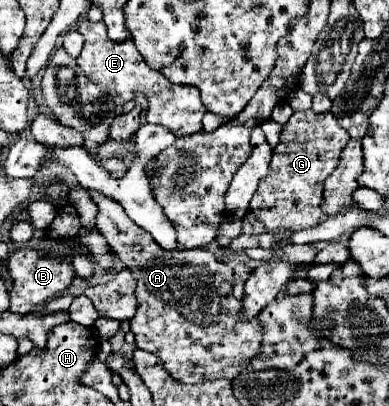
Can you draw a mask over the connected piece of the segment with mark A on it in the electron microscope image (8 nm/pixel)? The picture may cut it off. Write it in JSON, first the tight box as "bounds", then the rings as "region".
{"bounds":[88,190,264,384],"region":[[[96,190],[88,192],[98,206],[98,232],[108,240],[108,246],[116,252],[116,256],[126,264],[126,268],[130,268],[132,276],[136,278],[138,308],[134,318],[130,320],[130,330],[136,336],[136,346],[140,350],[156,354],[162,360],[164,368],[170,372],[170,376],[184,384],[198,384],[216,378],[236,378],[242,372],[242,368],[246,368],[250,360],[262,350],[264,330],[258,316],[252,320],[242,318],[242,302],[232,296],[232,268],[204,248],[164,250],[144,228],[136,226],[128,218],[124,208],[116,200]]]}

